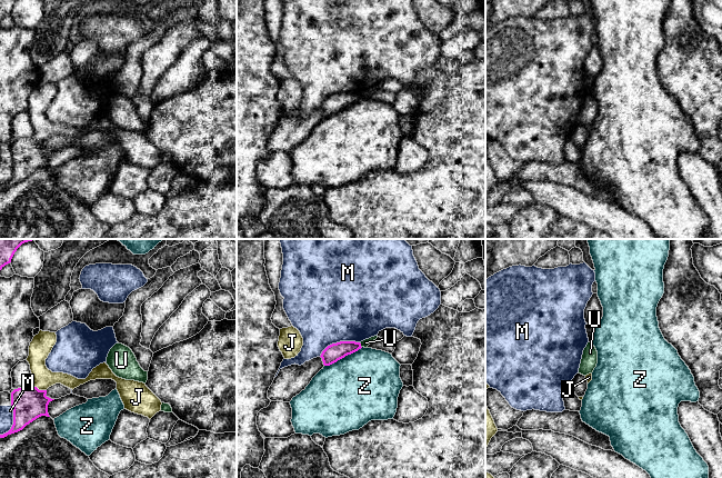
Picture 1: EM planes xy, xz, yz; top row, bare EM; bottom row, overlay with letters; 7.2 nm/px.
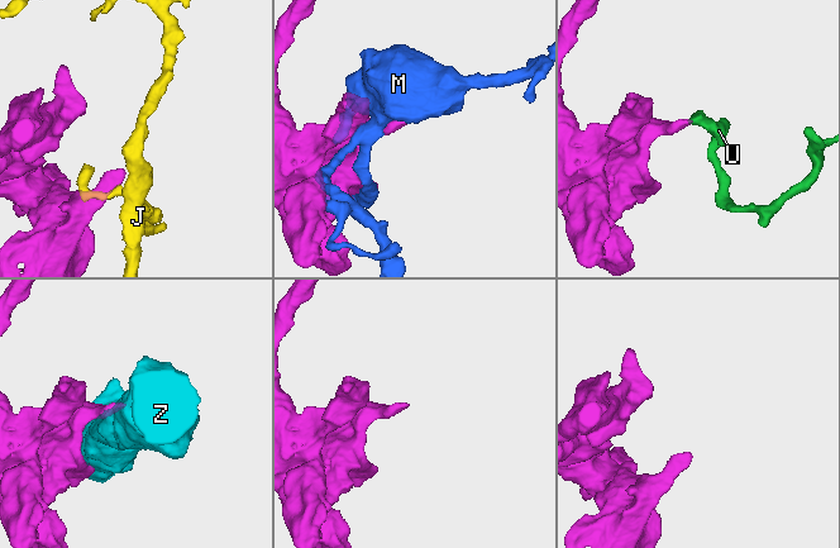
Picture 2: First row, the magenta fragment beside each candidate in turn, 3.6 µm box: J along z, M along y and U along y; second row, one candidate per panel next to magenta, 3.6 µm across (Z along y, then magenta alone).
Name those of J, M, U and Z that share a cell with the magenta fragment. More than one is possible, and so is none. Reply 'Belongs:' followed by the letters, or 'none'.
Belongs: none

